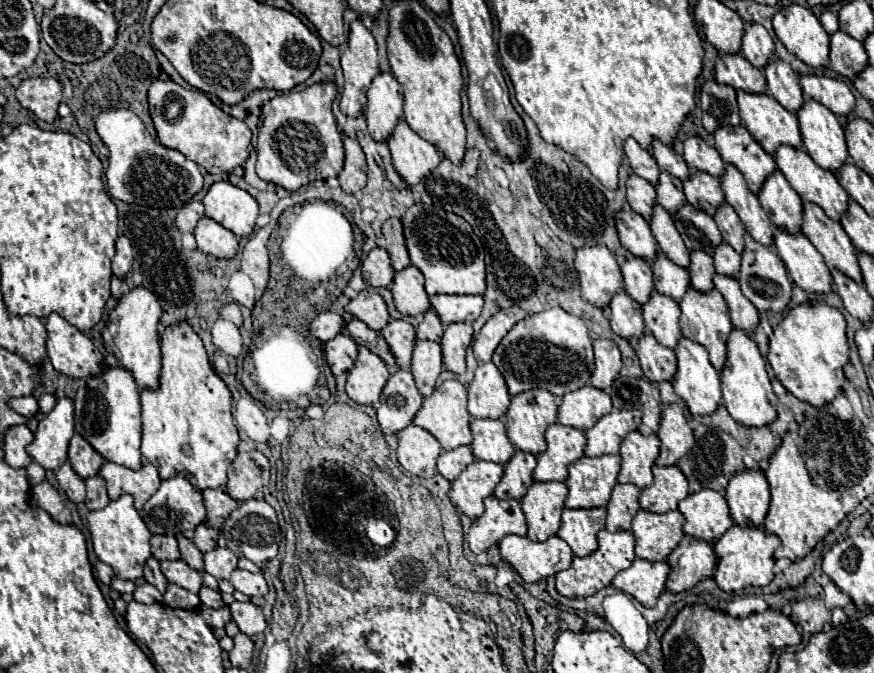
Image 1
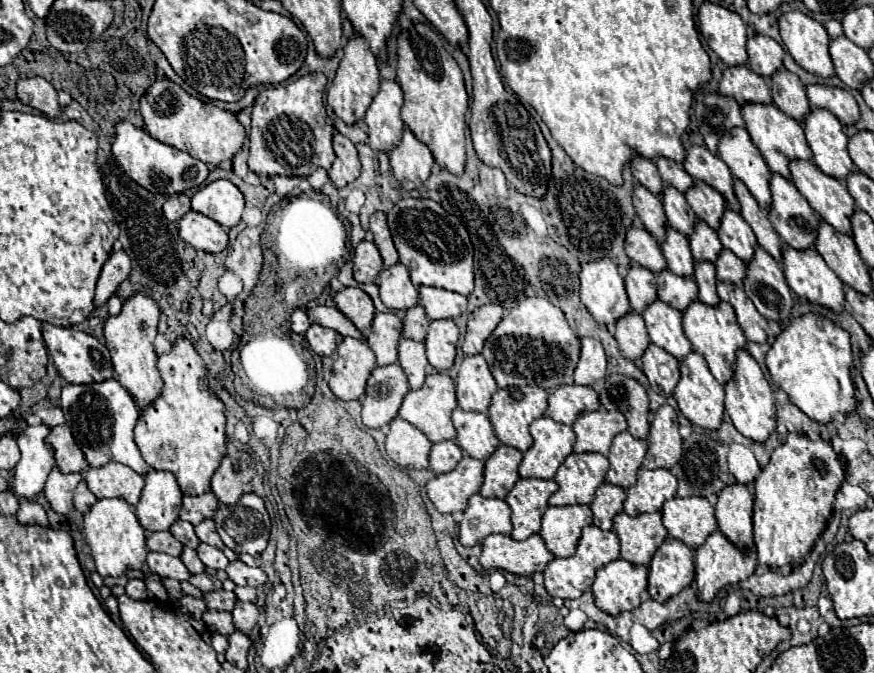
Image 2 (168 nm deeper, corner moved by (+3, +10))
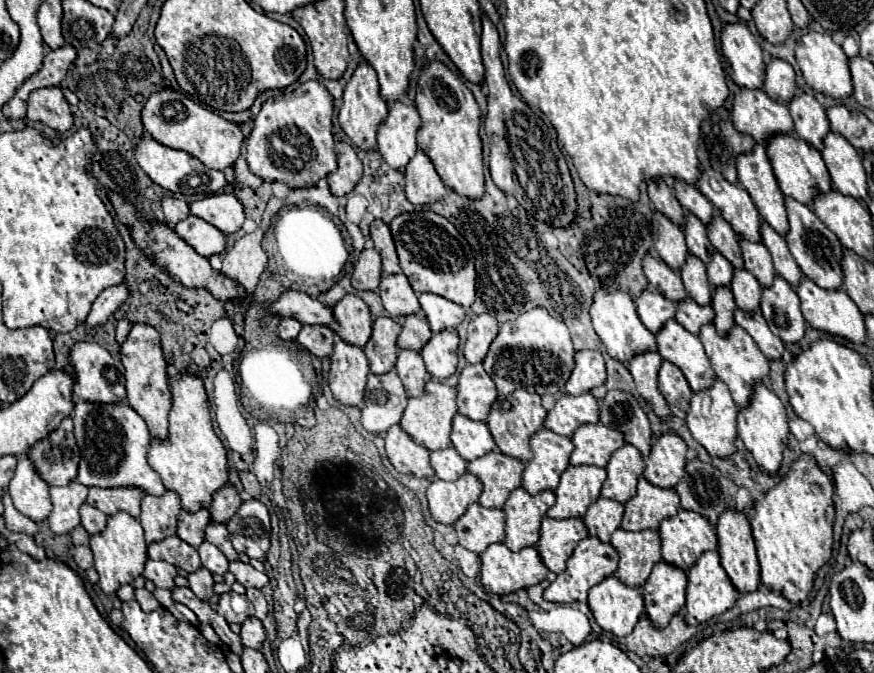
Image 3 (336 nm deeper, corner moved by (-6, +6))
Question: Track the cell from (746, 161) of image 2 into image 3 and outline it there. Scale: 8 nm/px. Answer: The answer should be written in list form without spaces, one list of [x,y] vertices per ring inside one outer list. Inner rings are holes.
[[[755,144],[749,154],[737,156],[737,176],[739,176],[739,184],[753,198],[761,218],[769,222],[775,228],[775,232],[785,236],[789,224],[783,204],[783,192],[775,180],[763,144]]]

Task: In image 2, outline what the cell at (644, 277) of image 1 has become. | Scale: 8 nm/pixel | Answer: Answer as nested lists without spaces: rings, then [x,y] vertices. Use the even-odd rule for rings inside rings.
[[[630,264],[626,274],[626,292],[632,310],[642,314],[656,300],[656,276],[642,266]]]

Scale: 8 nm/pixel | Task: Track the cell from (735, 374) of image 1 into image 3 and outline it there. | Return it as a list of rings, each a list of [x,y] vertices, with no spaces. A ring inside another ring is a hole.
[[[763,382],[755,384],[749,404],[737,412],[737,434],[741,436],[745,448],[753,454],[755,462],[761,466],[765,474],[775,474],[779,470],[783,450],[787,448],[787,436],[789,436],[787,412],[779,396],[771,388],[767,388]]]

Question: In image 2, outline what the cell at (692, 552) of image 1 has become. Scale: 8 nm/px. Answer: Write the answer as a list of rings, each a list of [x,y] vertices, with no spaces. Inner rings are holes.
[[[664,542],[648,570],[648,594],[656,602],[666,602],[686,586],[694,582],[692,578],[692,558],[694,550],[688,550],[682,542]]]

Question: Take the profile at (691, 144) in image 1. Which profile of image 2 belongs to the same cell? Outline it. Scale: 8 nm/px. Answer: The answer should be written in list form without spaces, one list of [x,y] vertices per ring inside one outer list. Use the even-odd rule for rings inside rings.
[[[692,146],[692,148],[688,148],[684,168],[694,180],[706,182],[716,192],[720,192],[728,210],[740,212],[740,204],[734,194],[732,172],[718,156],[712,156],[704,146]]]

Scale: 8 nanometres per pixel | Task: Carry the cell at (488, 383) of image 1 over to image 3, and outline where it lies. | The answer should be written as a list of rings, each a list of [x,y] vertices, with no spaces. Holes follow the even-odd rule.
[[[467,364],[457,384],[459,414],[471,420],[485,420],[495,400],[497,388],[489,374],[485,374],[483,364]]]

